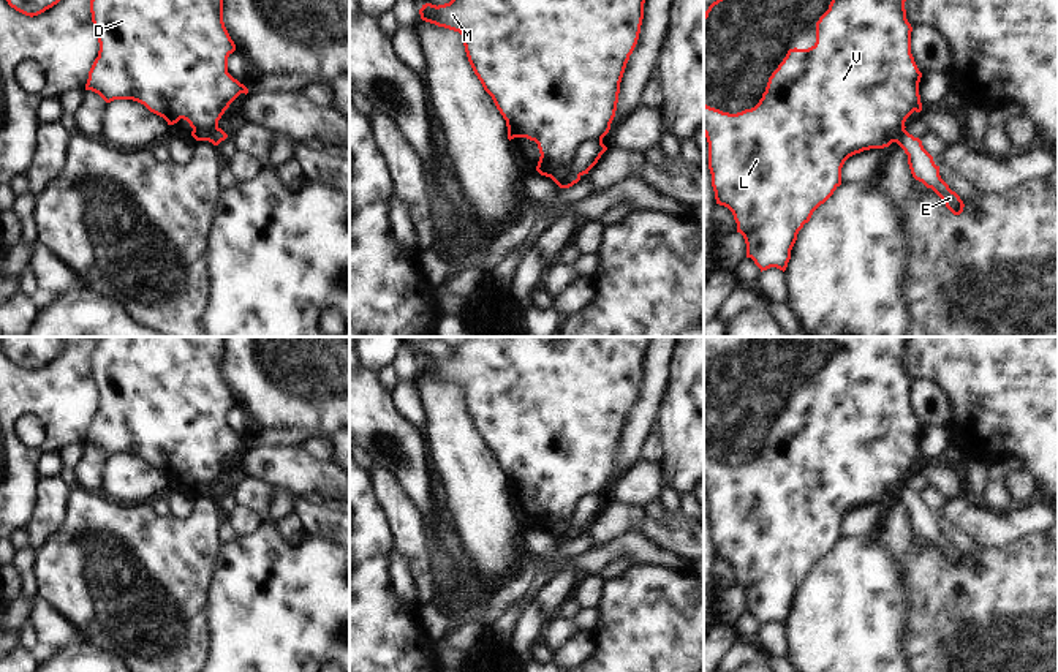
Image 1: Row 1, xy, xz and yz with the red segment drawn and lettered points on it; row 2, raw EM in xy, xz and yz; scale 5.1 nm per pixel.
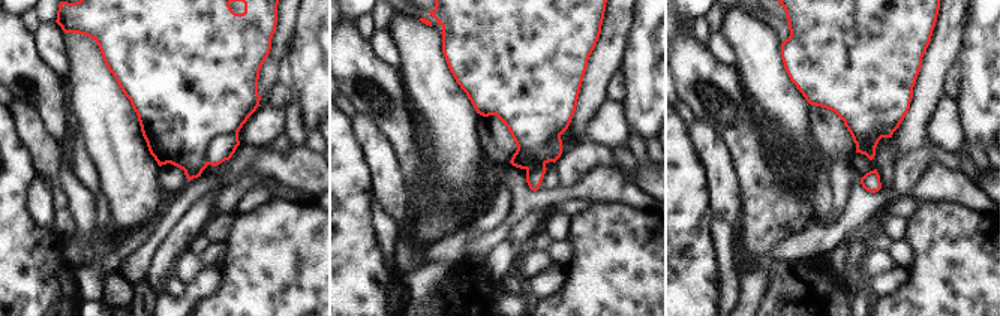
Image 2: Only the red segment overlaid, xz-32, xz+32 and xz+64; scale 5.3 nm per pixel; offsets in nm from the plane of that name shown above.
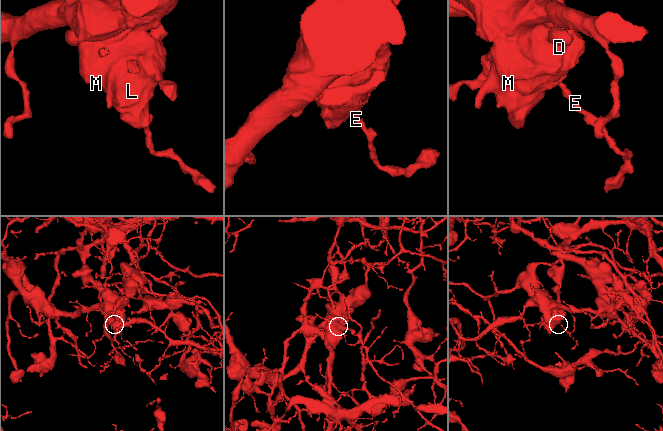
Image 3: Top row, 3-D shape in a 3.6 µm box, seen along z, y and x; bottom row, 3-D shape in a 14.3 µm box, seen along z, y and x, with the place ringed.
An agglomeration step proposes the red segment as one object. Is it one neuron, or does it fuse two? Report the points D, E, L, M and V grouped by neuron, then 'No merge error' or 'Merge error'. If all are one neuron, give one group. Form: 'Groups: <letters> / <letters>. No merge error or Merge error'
Groups: D L M V / E. Merge error

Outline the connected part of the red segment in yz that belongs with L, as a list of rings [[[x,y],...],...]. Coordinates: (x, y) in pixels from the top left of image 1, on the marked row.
[[[832,0],[829,9],[816,22],[816,43],[808,49],[794,47],[788,51],[783,62],[769,77],[765,92],[754,108],[729,114],[704,103],[704,134],[708,142],[708,169],[716,204],[732,212],[737,232],[743,236],[746,244],[746,258],[751,258],[761,272],[770,267],[776,267],[783,272],[786,270],[799,231],[810,221],[813,212],[841,185],[841,168],[845,161],[863,150],[889,147],[894,142],[894,134],[906,128],[906,119],[914,111],[922,111],[919,95],[922,73],[911,54],[913,27],[906,19],[905,2],[906,0]]]

